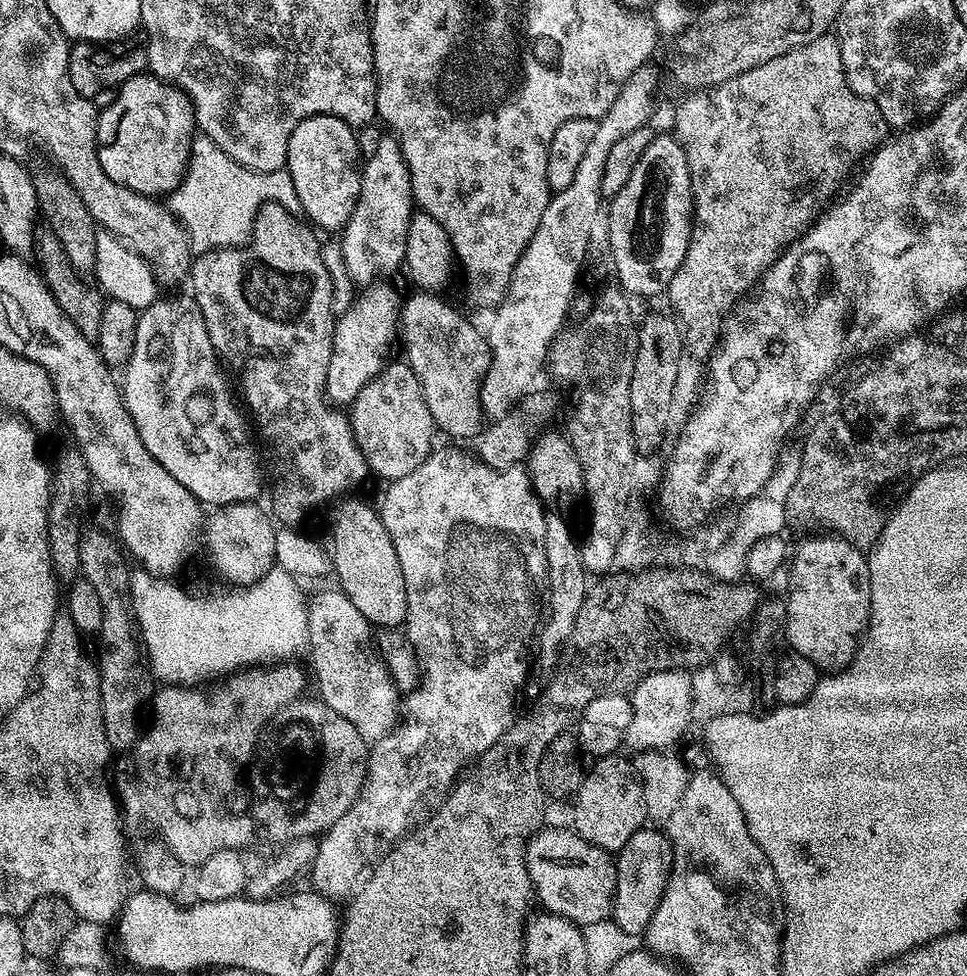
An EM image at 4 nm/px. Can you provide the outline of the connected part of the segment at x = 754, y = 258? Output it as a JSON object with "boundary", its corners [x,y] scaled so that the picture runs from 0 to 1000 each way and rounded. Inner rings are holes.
{"boundary":[[[857,35],[842,39],[829,47],[817,50],[815,61],[811,61],[811,64],[797,61],[791,67],[792,74],[776,71],[776,76],[765,75],[736,91],[708,97],[708,102],[699,111],[697,138],[709,158],[709,166],[716,179],[718,224],[716,226],[716,243],[711,245],[709,264],[703,276],[697,281],[691,294],[695,296],[696,306],[699,307],[699,311],[702,311],[708,331],[711,331],[711,344],[708,348],[715,348],[716,359],[719,359],[720,362],[731,361],[733,352],[736,352],[737,345],[740,344],[741,333],[745,332],[745,325],[749,323],[749,318],[759,308],[772,303],[779,295],[785,292],[790,278],[807,263],[807,259],[819,247],[826,246],[836,237],[853,210],[866,200],[863,197],[868,195],[869,188],[876,182],[877,175],[884,170],[885,164],[892,165],[895,161],[905,156],[914,147],[916,136],[919,134],[918,126],[912,121],[906,106],[896,101],[895,98],[889,98],[878,88],[877,77],[873,75],[869,42],[863,36]]]}

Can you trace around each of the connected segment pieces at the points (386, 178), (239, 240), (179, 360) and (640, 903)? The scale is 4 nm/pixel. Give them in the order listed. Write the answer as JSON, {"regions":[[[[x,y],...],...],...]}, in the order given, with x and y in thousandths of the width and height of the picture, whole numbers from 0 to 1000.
{"regions":[[[[398,137],[390,145],[385,161],[375,165],[370,207],[354,235],[356,275],[366,290],[380,293],[400,284],[397,283],[400,279],[405,279],[418,270],[420,240],[427,216],[424,174],[408,139]]],[[[207,137],[199,144],[199,160],[194,163],[194,174],[190,184],[173,202],[173,212],[178,214],[183,225],[190,231],[195,247],[203,256],[222,256],[224,254],[247,254],[256,249],[261,241],[261,231],[265,219],[273,209],[290,209],[293,213],[310,213],[304,186],[296,174],[287,176],[264,176],[242,166],[216,139]]],[[[198,302],[178,303],[175,307],[163,305],[154,316],[144,321],[142,350],[137,366],[127,378],[128,415],[132,417],[139,436],[155,466],[172,483],[180,486],[180,490],[184,490],[184,494],[192,498],[192,502],[196,502],[196,506],[212,518],[264,513],[273,496],[269,489],[269,467],[261,452],[262,440],[257,427],[250,421],[246,410],[244,415],[231,380],[233,378],[225,368],[223,357],[217,350],[209,318]]],[[[678,846],[661,848],[643,867],[637,882],[637,919],[632,942],[647,958],[661,960],[670,951],[687,919],[691,899],[695,895],[695,869],[691,853]]]]}

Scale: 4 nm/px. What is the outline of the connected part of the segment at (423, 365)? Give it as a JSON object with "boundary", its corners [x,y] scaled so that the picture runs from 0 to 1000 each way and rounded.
{"boundary":[[[433,297],[427,300],[417,308],[413,337],[422,364],[420,371],[434,388],[441,416],[445,416],[445,424],[458,446],[495,448],[503,434],[496,401],[509,369],[505,345],[454,302]]]}

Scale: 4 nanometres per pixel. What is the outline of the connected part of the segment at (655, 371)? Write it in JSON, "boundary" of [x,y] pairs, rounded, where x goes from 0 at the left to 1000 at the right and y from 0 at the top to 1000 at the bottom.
{"boundary":[[[701,363],[701,375],[676,375],[674,371],[674,375],[655,376],[655,445],[664,465],[671,466],[676,456],[680,457],[688,452],[692,448],[689,439],[701,439],[711,422],[716,412],[716,391],[722,383],[722,371],[709,369],[709,365],[711,363]]]}

